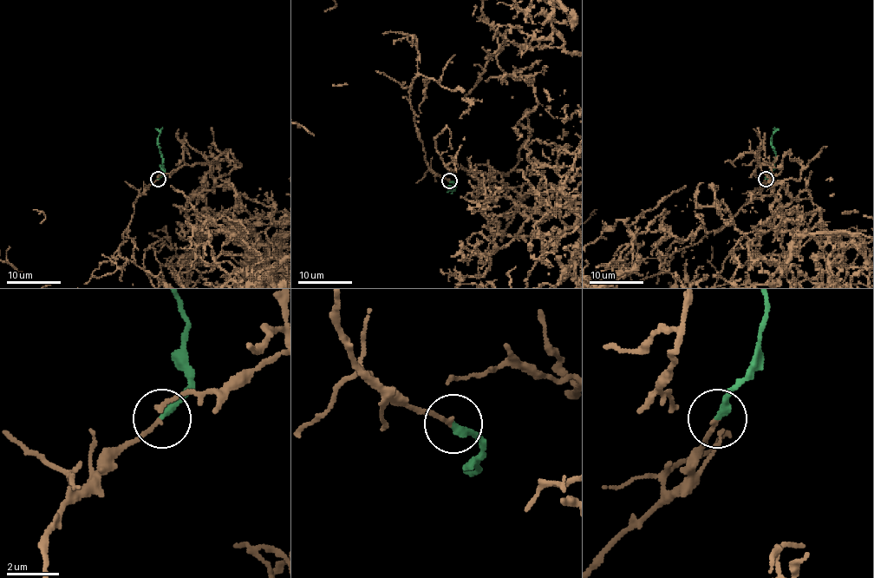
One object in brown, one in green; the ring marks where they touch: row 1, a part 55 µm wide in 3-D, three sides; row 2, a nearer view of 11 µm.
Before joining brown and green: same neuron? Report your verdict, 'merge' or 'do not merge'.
merge

